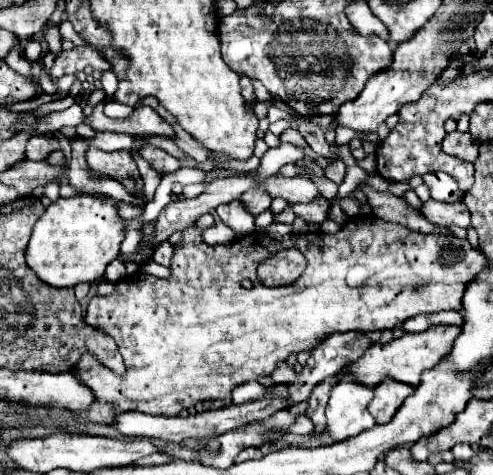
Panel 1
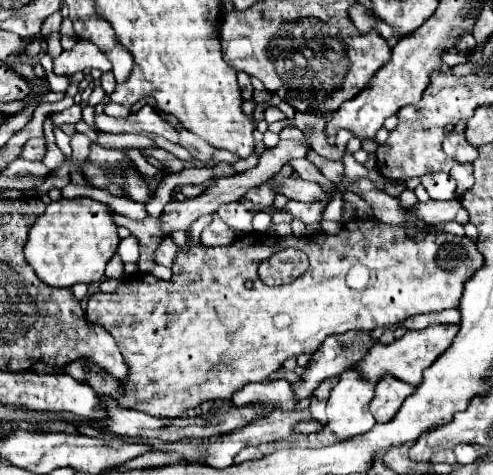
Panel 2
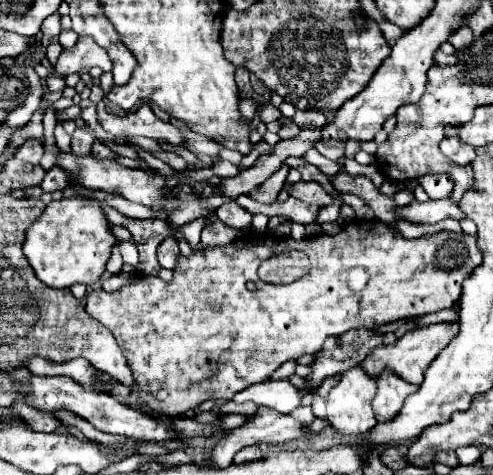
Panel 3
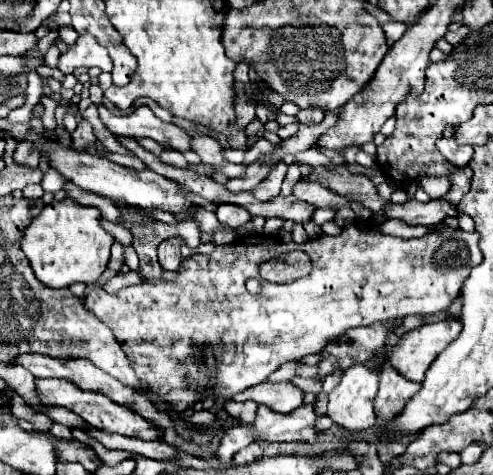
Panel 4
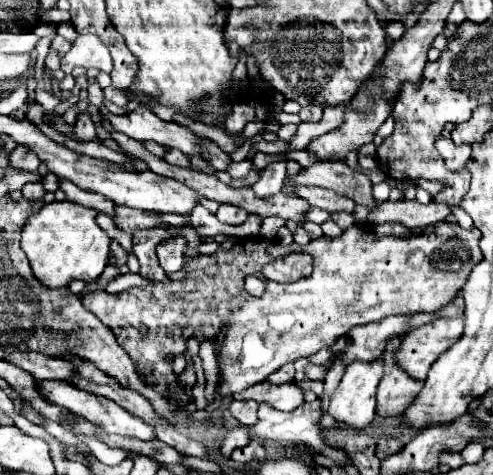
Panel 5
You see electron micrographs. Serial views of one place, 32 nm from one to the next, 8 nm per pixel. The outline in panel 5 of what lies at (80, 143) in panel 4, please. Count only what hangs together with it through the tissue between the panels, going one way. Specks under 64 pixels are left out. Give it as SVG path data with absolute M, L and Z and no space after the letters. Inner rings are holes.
M80 114L74 130L76 130L74 138L76 138L78 142L92 142L92 140L96 138L96 126L94 126L94 122L88 118L88 114Z

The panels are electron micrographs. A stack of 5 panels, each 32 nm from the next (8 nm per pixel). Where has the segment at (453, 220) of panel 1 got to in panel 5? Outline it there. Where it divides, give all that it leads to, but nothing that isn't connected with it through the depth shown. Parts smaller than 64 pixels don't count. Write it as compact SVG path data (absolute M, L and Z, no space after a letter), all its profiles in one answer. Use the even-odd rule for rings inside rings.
M402 200L402 202L380 202L378 208L374 208L368 214L368 222L372 226L384 224L384 222L400 222L408 228L426 228L430 224L442 222L450 214L448 204L430 202L420 204L416 200Z

